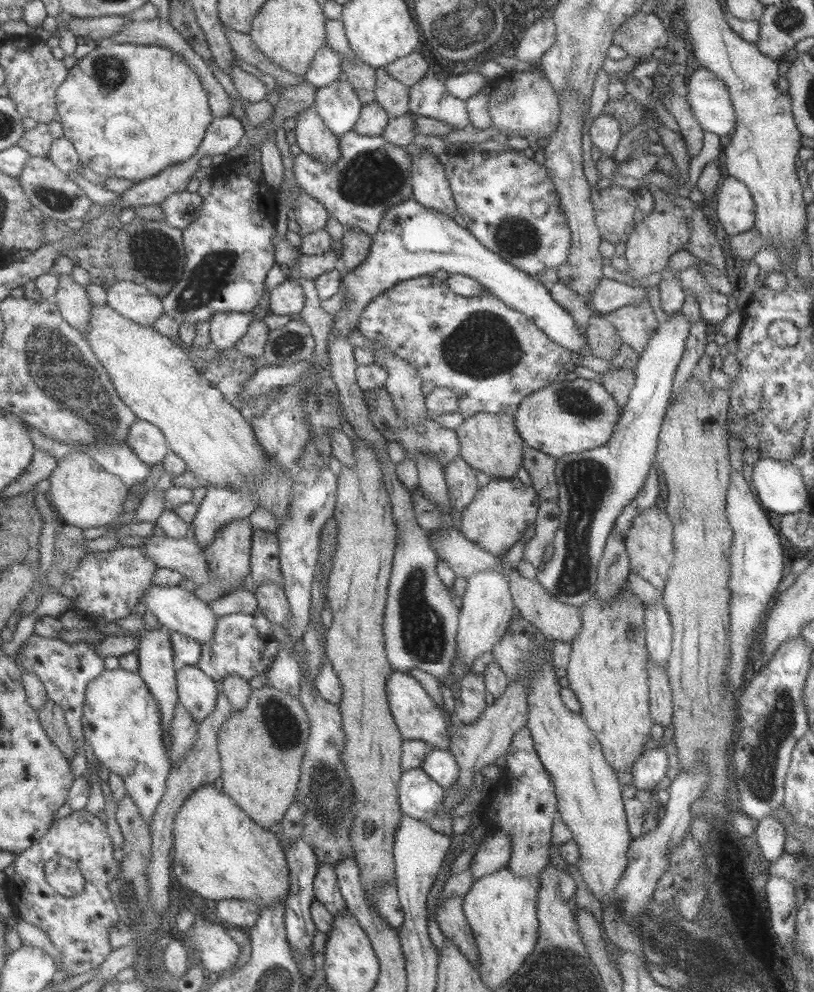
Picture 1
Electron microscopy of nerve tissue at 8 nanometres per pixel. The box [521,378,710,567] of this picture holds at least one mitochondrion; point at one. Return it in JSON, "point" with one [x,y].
{"point":[579,403]}

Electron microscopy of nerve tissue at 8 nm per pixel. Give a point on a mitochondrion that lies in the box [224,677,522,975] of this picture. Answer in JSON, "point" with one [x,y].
{"point":[327,790]}

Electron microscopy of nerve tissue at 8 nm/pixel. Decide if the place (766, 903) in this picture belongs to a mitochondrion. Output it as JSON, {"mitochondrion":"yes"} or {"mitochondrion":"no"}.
{"mitochondrion":"no"}

